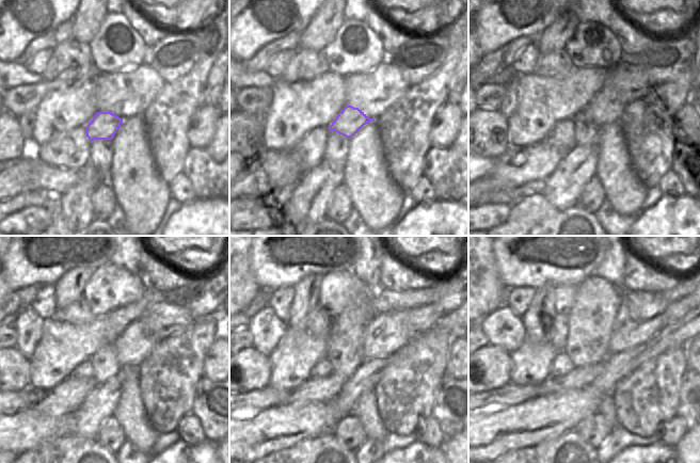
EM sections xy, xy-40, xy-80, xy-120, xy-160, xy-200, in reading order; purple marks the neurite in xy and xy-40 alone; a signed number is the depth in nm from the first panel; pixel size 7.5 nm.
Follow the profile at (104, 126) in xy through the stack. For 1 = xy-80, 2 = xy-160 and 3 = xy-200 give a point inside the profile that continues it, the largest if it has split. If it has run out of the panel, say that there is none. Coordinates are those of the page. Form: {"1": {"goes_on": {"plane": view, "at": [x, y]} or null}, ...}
{"1": {"goes_on": {"plane": "xy-80", "at": [605, 108]}}, "2": {"goes_on": {"plane": "xy-160", "at": [385, 334]}}, "3": {"goes_on": {"plane": "xy-200", "at": [639, 318]}}}

